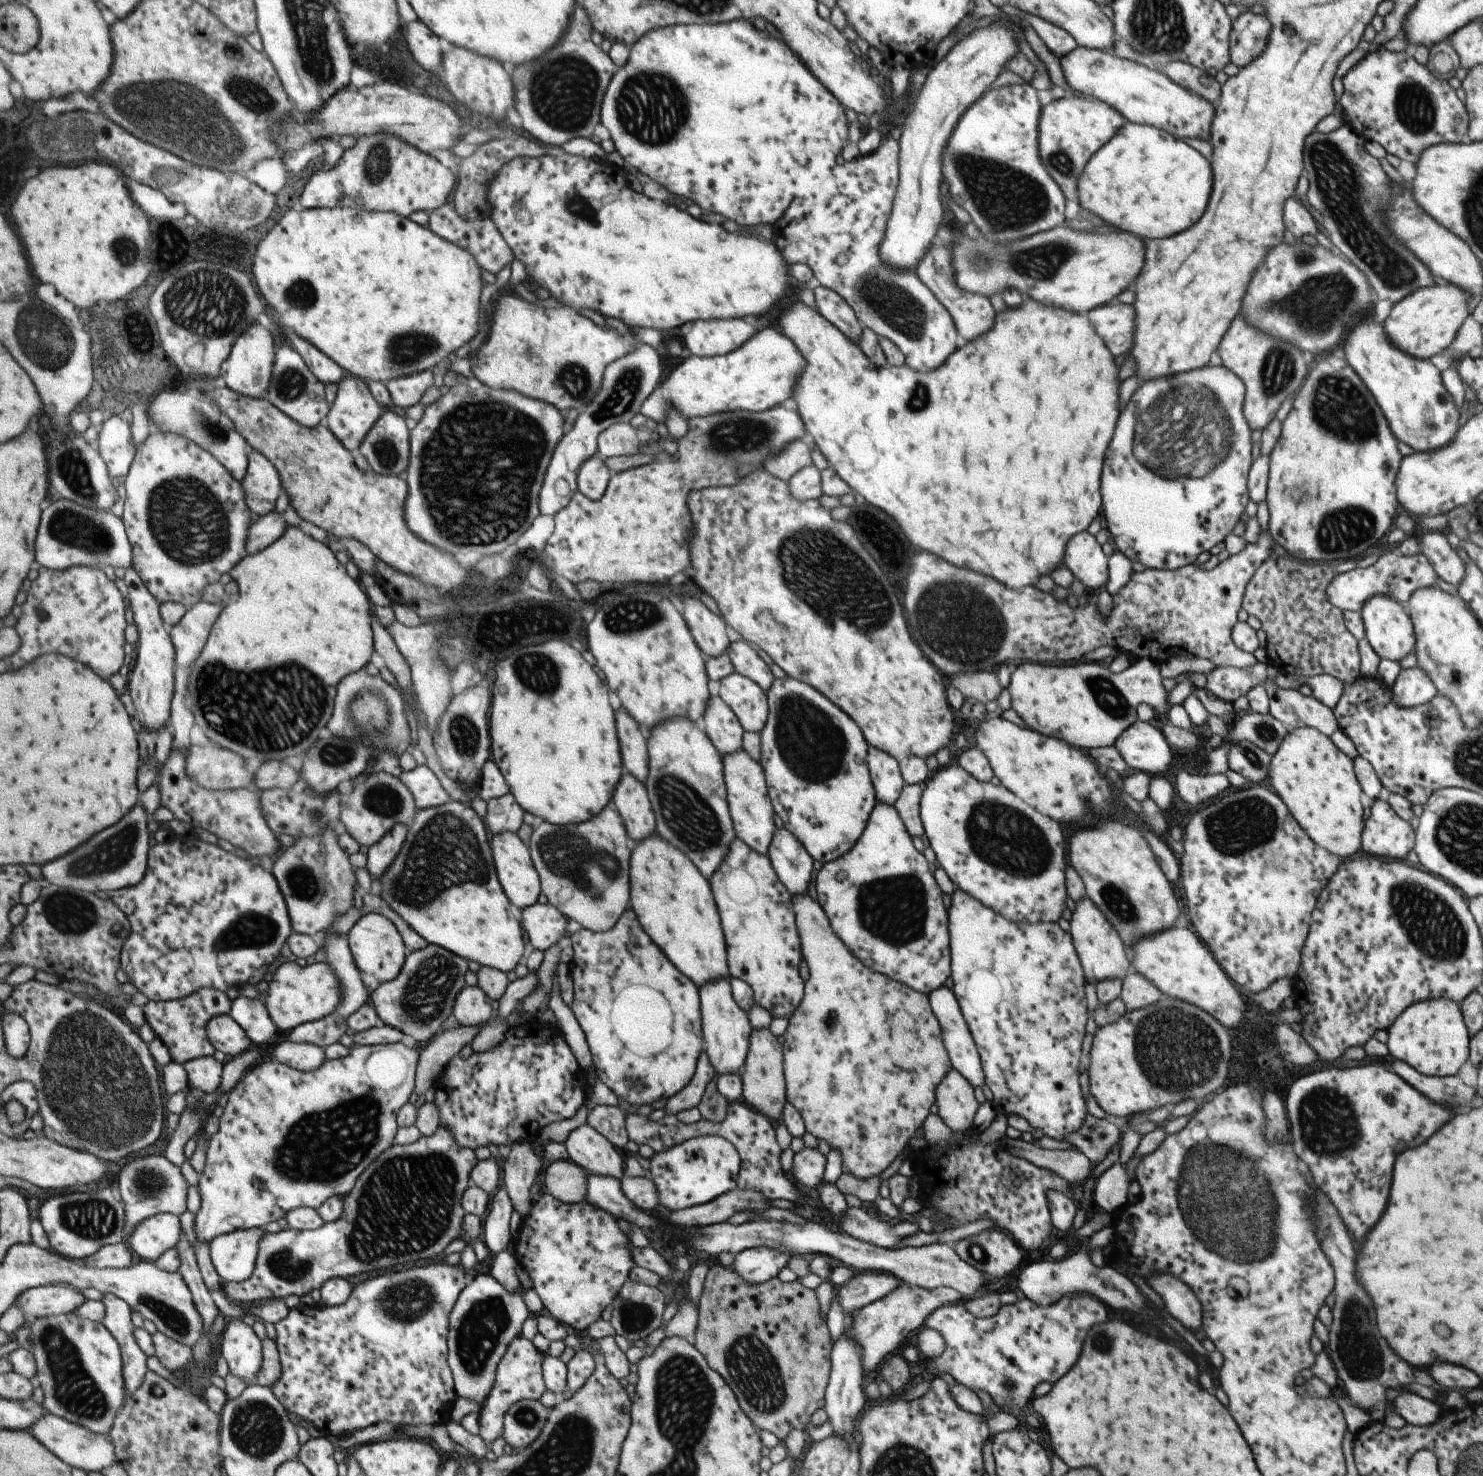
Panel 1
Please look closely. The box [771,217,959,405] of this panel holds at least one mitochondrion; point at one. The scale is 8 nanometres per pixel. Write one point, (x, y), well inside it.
(895, 305)

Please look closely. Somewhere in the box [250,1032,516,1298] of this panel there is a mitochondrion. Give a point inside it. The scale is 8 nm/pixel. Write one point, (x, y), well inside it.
(406, 1207)

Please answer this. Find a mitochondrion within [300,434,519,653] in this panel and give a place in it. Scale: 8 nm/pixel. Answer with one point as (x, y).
(385, 451)

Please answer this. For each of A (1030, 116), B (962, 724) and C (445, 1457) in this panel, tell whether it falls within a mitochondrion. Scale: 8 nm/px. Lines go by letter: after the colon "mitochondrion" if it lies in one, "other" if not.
A: other
B: other
C: other

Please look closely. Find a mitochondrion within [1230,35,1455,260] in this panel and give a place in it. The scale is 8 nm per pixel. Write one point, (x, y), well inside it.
(1414, 107)

